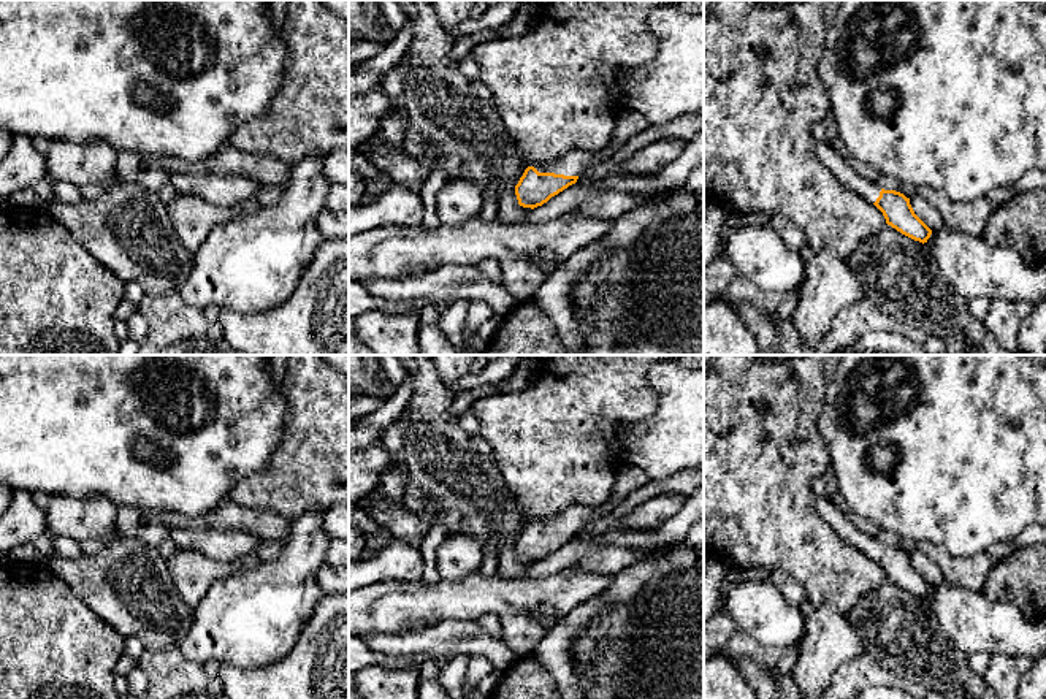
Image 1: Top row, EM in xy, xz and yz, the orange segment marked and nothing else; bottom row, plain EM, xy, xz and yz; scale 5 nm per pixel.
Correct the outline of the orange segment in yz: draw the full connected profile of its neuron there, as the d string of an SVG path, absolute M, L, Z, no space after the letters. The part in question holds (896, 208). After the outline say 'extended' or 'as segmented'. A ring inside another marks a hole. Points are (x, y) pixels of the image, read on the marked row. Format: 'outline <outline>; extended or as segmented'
outline M829 141L818 143L821 163L846 187L873 203L884 216L886 223L902 235L927 243L932 230L914 214L910 198L895 190L884 190L876 182L861 176L849 166Z; extended

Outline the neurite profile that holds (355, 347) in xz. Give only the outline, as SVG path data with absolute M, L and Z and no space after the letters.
M349 317L349 355L374 355L369 347L360 342L352 317Z

